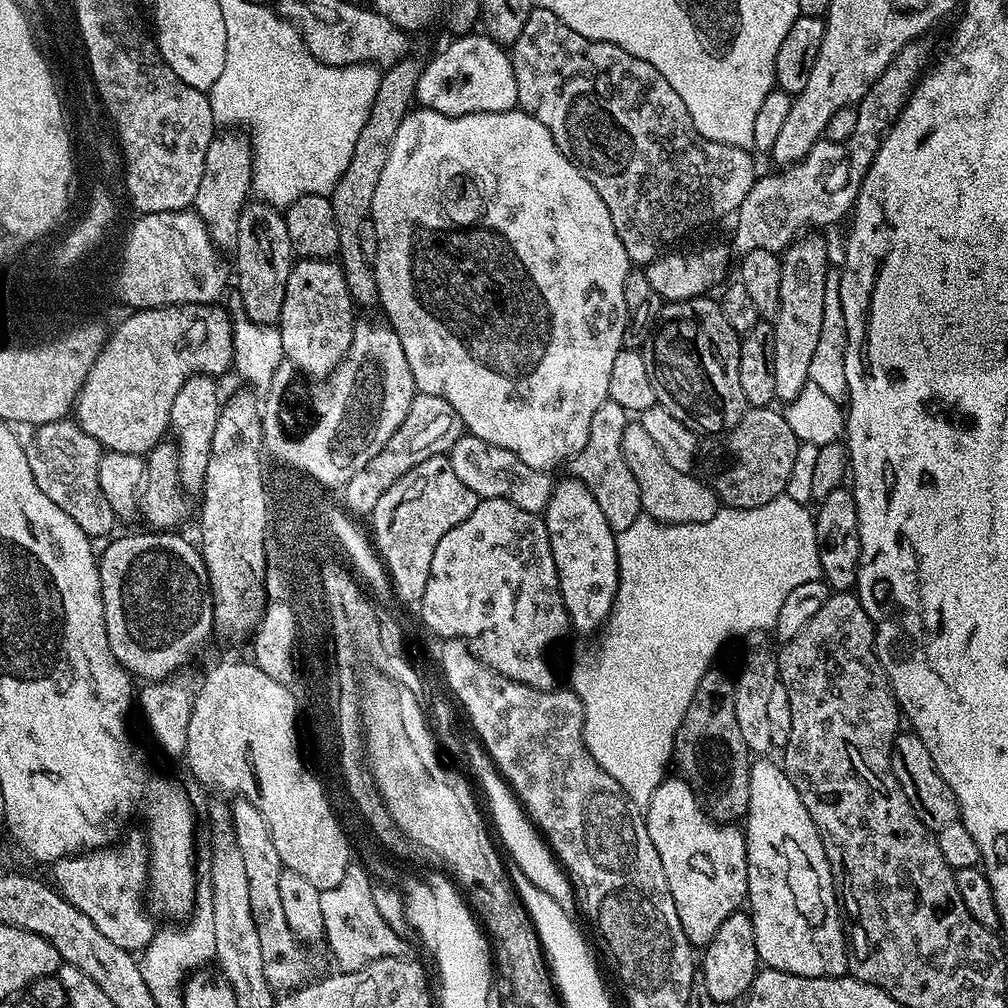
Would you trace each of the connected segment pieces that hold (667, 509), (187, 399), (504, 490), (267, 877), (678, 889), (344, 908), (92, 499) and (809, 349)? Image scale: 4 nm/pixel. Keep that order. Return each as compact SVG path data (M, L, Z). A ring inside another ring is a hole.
M629 422L622 434L622 452L626 458L626 466L630 466L630 474L638 481L638 494L642 498L642 509L652 519L662 524L701 524L710 522L722 505L715 490L705 484L699 475L692 472L674 470L670 462L666 462L666 454L658 450L654 438L646 434L646 426L639 422Z
M189 376L182 390L178 390L178 398L174 398L174 406L170 410L168 423L171 435L176 435L178 474L184 491L189 494L203 489L206 462L210 462L210 442L214 438L214 426L218 426L218 414L222 407L222 396L216 393L216 384L217 381L210 376Z
M465 434L458 438L458 442L454 442L452 451L447 453L447 458L454 466L454 474L458 474L459 480L466 482L466 486L470 486L470 490L474 490L476 496L486 500L490 498L509 500L514 502L514 506L537 514L543 513L548 505L552 484L548 482L540 484L541 472L526 466L526 462L522 462L522 458L518 458L516 452L502 450L502 446L494 446L490 442L482 442L482 438Z
M243 798L233 799L231 805L234 834L238 838L238 850L242 850L242 863L246 866L250 914L254 914L254 926L258 926L262 970L266 970L266 982L273 993L287 994L309 983L313 975L312 960L304 949L307 947L292 933L286 922L286 910L282 910L282 894L278 894L282 865L274 846L274 838L270 838L270 826L266 826L266 818L262 818L262 810L258 810L254 802Z
M666 778L658 790L654 790L654 798L650 798L646 809L646 819L650 842L654 842L658 858L662 858L662 870L666 874L674 906L678 906L678 922L682 922L682 930L686 930L686 938L693 946L707 946L714 934L718 934L718 926L722 926L730 914L741 911L748 898L748 842L745 829L732 822L713 820L692 787L679 778Z
M349 866L346 874L339 880L338 886L320 893L323 939L328 939L328 946L336 958L335 967L342 972L362 970L378 958L402 958L408 956L408 944L401 933L394 931L390 922L382 918L378 906L374 906L373 877L361 866Z
M72 418L41 424L33 432L36 433L32 441L27 441L26 451L30 474L34 474L34 482L38 482L42 494L46 494L54 506L66 510L66 514L70 514L90 538L108 535L110 529L117 527L118 521L98 482L98 462L102 455L100 443L86 434Z
M808 235L788 245L780 261L780 309L774 317L774 390L780 402L793 400L810 383L810 362L822 331L822 310L826 310L826 278L830 271L828 248L820 237L823 235Z

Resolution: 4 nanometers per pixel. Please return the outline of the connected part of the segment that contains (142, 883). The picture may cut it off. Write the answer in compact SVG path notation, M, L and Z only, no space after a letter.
M140 839L124 840L117 848L112 847L93 848L57 859L51 865L50 880L60 896L66 898L70 906L78 906L78 910L82 910L114 946L140 954L154 938L158 927L157 921L152 921L153 913L146 903L148 846Z

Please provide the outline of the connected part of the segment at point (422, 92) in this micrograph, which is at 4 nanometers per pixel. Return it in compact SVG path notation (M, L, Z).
M464 34L448 44L420 70L415 103L447 116L475 112L511 112L517 107L518 86L514 82L512 57L505 45L496 44L487 34Z

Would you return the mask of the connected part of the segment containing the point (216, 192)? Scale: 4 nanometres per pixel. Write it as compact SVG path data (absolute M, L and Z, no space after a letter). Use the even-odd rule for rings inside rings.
M224 130L213 136L210 146L206 150L206 166L202 170L202 183L198 185L198 194L194 205L196 215L200 216L204 225L208 227L212 243L220 250L235 249L238 242L238 218L252 192L252 153L242 136L242 141L240 141L239 134L241 136L241 133L236 130Z

